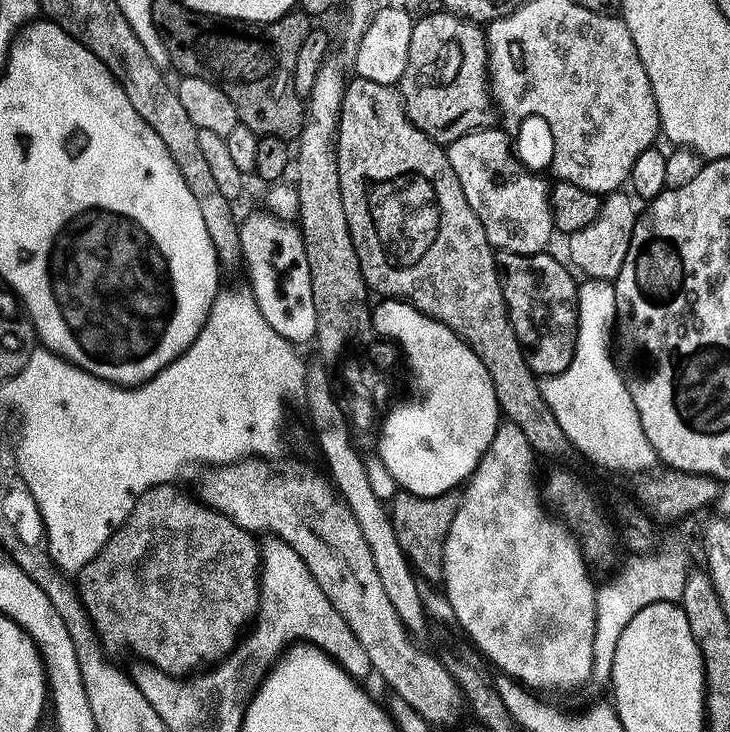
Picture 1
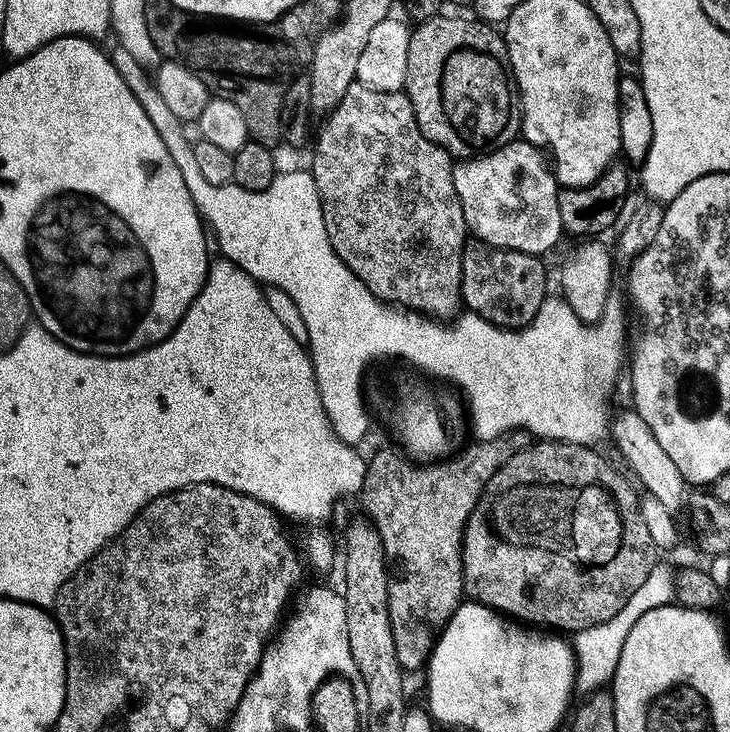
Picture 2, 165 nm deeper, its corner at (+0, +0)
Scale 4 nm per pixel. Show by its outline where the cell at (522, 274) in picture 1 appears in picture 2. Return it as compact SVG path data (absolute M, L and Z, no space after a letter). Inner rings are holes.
M469 239L464 245L463 305L492 325L513 330L524 328L537 316L550 292L548 272L542 261L540 256L528 252L492 248L482 240ZM476 264L480 268L476 268Z

